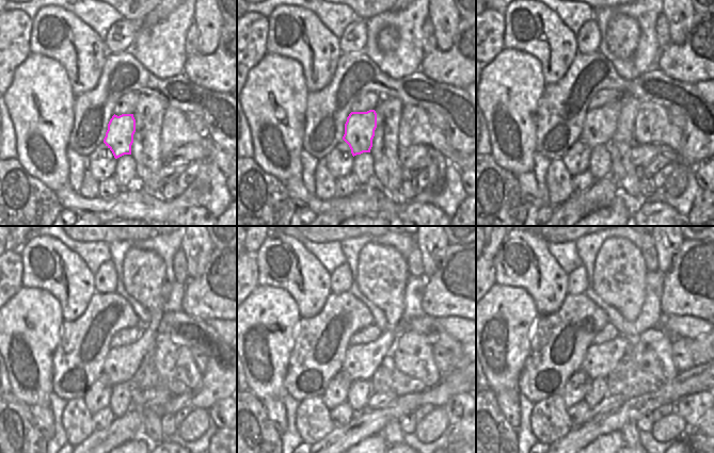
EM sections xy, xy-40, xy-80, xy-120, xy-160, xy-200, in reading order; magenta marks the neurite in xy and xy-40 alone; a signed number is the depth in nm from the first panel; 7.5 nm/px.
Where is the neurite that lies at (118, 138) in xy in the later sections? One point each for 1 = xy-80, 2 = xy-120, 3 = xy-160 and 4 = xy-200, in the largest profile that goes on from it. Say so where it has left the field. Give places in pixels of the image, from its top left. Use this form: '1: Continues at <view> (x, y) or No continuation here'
1: Continues at xy-80 (600, 125)
2: Continues at xy-120 (143, 271)
3: Continues at xy-160 (382, 272)
4: Continues at xy-200 (619, 277).

